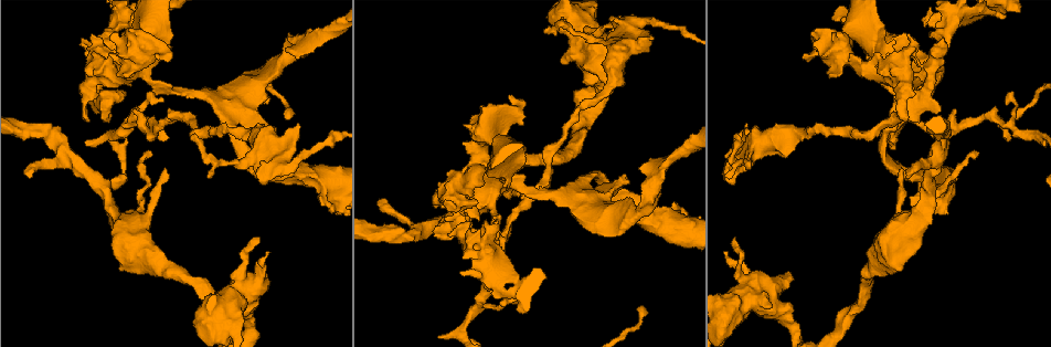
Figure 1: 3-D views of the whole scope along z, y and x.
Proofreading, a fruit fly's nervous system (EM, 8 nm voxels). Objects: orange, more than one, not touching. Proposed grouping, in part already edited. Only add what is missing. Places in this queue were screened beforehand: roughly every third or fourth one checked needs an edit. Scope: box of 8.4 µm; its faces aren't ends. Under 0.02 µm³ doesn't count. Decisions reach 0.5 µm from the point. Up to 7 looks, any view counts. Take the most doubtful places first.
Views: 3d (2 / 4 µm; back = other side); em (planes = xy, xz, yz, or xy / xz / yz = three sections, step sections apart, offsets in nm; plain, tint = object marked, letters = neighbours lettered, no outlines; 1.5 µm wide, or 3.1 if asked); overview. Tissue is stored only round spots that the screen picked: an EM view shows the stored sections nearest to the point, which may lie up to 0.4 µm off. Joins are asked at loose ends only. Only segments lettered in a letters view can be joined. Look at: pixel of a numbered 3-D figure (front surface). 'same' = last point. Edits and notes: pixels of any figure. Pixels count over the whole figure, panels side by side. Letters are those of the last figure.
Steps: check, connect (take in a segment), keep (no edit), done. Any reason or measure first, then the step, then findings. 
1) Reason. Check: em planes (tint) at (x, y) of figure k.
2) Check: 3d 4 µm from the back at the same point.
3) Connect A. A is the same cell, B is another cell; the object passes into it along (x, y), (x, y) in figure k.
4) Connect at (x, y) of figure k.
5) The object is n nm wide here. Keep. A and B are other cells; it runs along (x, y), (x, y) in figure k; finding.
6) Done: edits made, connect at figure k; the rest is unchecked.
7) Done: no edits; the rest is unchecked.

Branch stops here. Check: em planes (tint) at (906, 178) of figure 1.

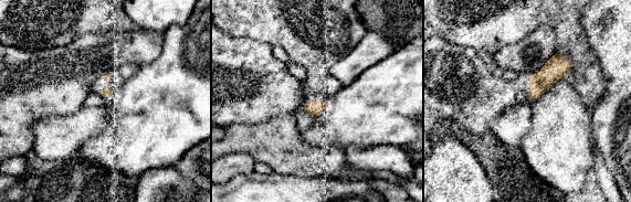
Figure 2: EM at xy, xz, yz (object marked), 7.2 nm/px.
Check: em planes (letters) at the same point.

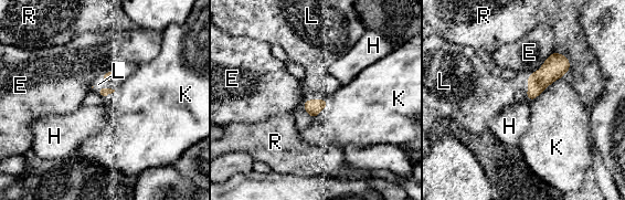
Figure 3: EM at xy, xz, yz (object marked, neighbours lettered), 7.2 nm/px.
Connect L. L is the same cell, E, H, K and R are other cells; it goes on there.

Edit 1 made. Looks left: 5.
Check: em yz step 4 (letters) at (903, 169) of figure 1.

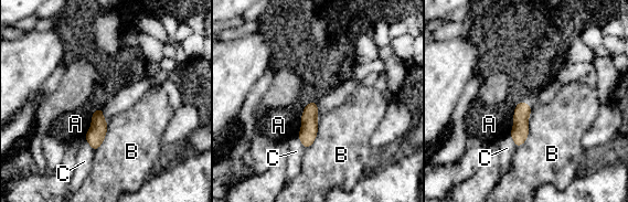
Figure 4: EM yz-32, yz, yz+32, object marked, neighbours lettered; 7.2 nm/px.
Keep. A, B and C are other cells; a border runs along (532, 107), (528, 137), (517, 147) in figure 4; none of them fits.

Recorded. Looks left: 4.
An open end. Check: em 3.1 µm planes (letters) at (894, 149) of figure 1.

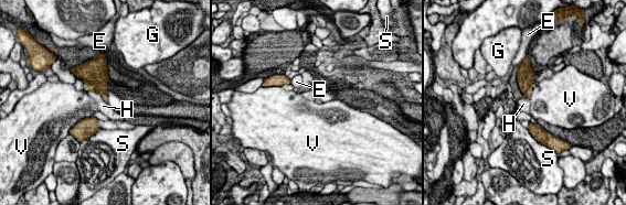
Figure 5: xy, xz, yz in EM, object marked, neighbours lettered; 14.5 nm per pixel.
The longest contact is with H, 340 nm. Keep. E, G, H, S and V are other cells; a border runs along (86, 90), (97, 93), (106, 101) in figure 5; none of them fits.

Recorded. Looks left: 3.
Done: edits made, connect at figure 3; the rest is unchecked.

